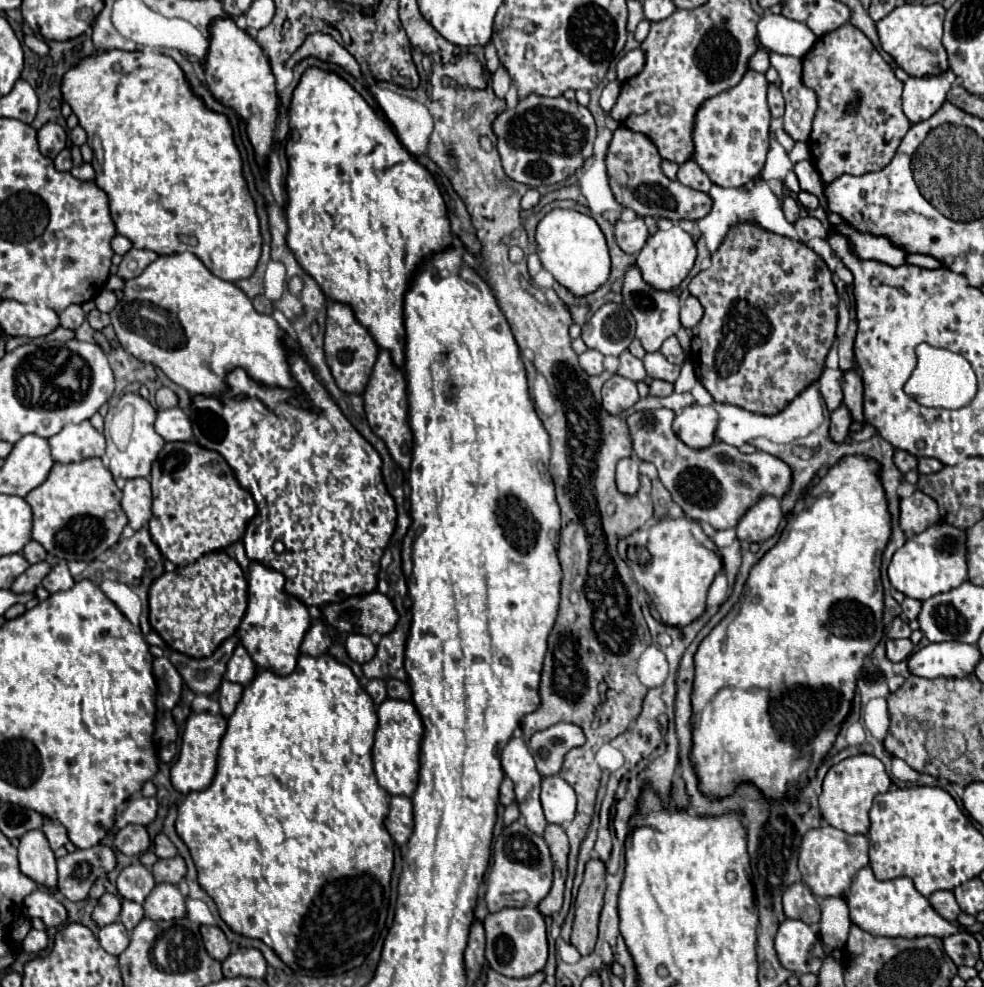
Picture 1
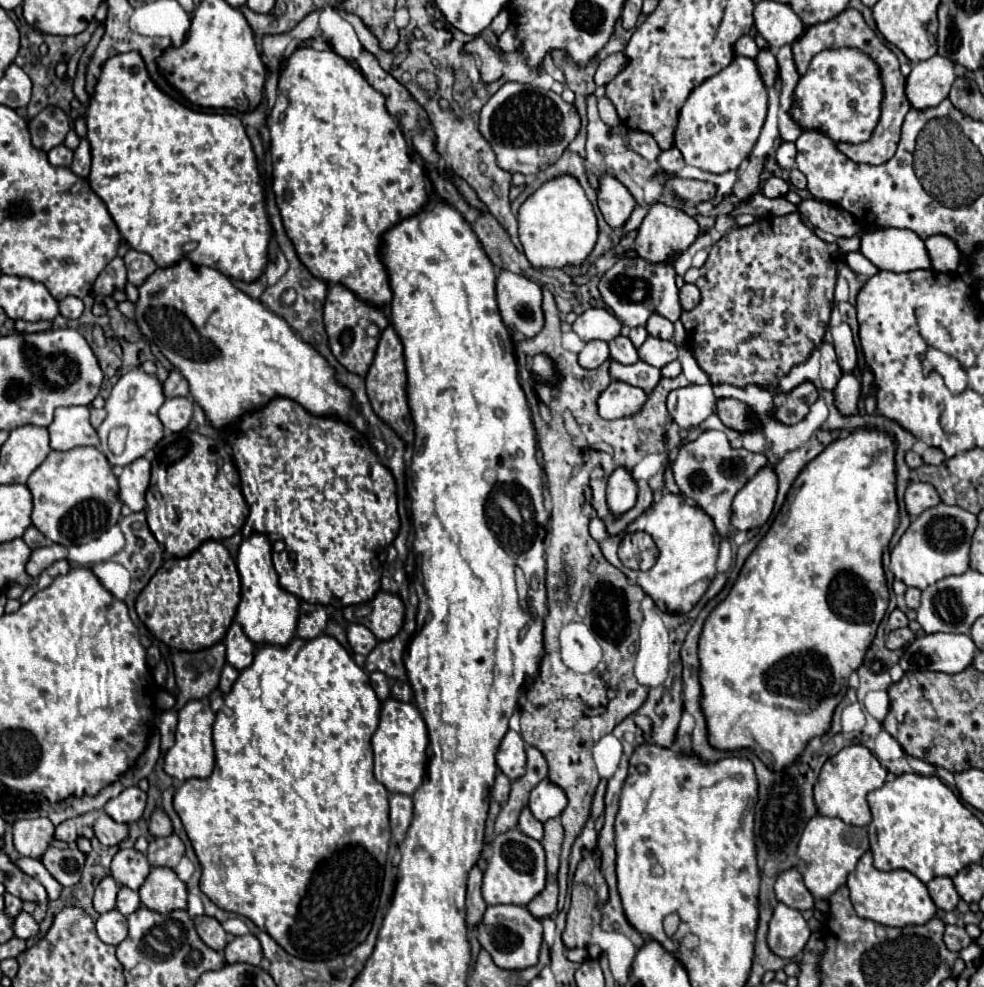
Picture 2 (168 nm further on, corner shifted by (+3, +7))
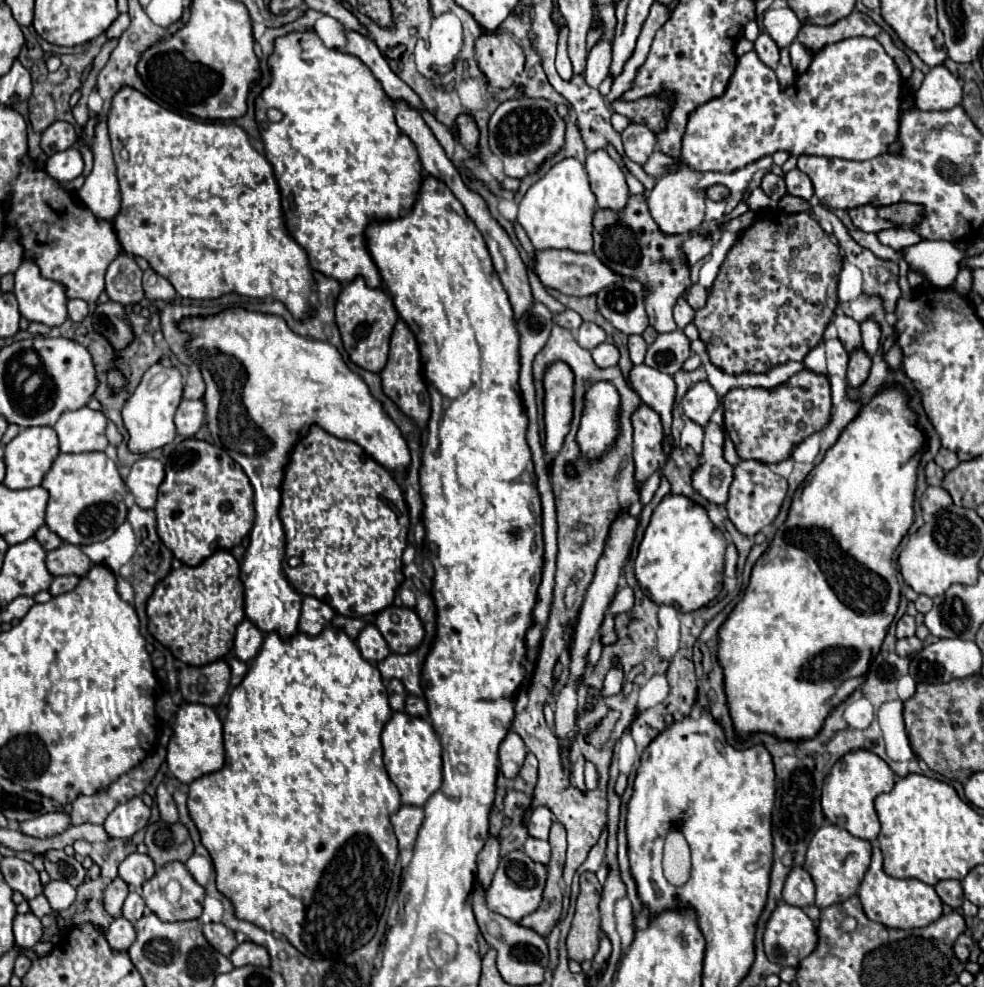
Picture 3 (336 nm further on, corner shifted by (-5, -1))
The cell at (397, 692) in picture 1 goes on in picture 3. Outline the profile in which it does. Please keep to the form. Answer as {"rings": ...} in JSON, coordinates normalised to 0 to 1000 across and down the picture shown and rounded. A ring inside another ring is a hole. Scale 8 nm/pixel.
{"rings":[[[415,704],[413,708],[413,722],[419,726],[427,726],[427,728],[435,728],[435,716],[433,710],[421,704]]]}

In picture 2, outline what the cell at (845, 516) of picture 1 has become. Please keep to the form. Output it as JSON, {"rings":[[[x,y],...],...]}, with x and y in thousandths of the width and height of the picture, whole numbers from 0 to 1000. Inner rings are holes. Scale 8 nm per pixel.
{"rings":[[[868,437],[858,445],[850,445],[843,449],[829,465],[825,465],[817,477],[811,481],[807,493],[803,495],[799,510],[795,512],[791,524],[787,526],[783,538],[766,556],[766,560],[758,566],[746,595],[742,597],[740,605],[720,623],[711,651],[709,651],[709,668],[711,668],[711,694],[713,694],[713,722],[717,726],[720,737],[720,751],[726,759],[732,761],[752,761],[762,759],[766,761],[774,773],[785,779],[799,779],[803,777],[817,761],[825,747],[835,747],[846,733],[846,722],[854,712],[852,706],[858,706],[862,700],[862,686],[866,680],[874,676],[878,664],[890,643],[890,637],[900,621],[902,615],[902,597],[900,585],[896,576],[896,560],[902,554],[911,532],[913,532],[913,510],[911,510],[911,481],[909,481],[909,457],[911,449],[902,445],[896,437]]]}

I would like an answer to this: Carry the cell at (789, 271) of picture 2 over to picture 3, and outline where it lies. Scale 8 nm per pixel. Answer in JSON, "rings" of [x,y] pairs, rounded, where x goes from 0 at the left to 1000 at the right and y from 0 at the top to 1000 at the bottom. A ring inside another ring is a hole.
{"rings":[[[795,212],[774,216],[750,238],[722,293],[720,307],[707,315],[705,329],[720,352],[724,368],[744,378],[772,378],[789,368],[799,368],[801,364],[817,364],[817,360],[835,343],[835,337],[852,309],[850,289],[854,271],[854,250],[846,246],[846,240],[823,216],[799,216]]]}

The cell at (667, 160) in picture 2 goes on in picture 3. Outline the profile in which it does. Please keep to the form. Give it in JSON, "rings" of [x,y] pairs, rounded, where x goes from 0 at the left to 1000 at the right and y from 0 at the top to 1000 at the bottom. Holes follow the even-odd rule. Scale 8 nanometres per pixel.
{"rings":[[[665,153],[659,163],[652,167],[652,171],[663,177],[663,179],[671,179],[675,177],[675,173],[679,173],[679,169],[683,169],[683,159],[681,157],[675,157],[673,153]]]}

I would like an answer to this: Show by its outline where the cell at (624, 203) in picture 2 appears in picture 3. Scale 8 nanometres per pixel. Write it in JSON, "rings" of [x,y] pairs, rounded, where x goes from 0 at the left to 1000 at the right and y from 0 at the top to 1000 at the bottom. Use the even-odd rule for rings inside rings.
{"rings":[[[608,151],[596,157],[593,171],[598,173],[600,189],[606,198],[608,208],[630,214],[630,210],[634,210],[634,206],[638,204],[640,196],[634,175],[626,167],[626,163],[614,151]]]}

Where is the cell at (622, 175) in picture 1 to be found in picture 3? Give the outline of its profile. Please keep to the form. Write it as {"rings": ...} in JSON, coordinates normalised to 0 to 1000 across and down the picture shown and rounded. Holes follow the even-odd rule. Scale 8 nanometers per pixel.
{"rings":[[[724,187],[724,189],[720,189],[717,191],[717,200],[720,202],[724,202],[724,204],[734,204],[734,202],[738,202],[740,200],[740,189],[736,189],[736,187]]]}

